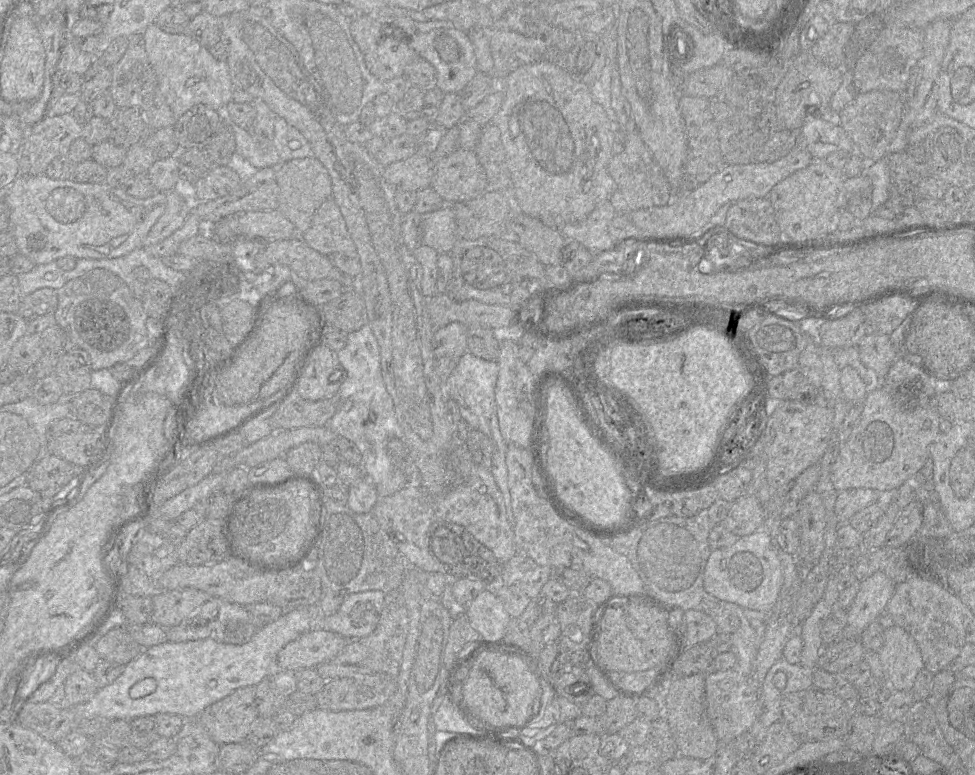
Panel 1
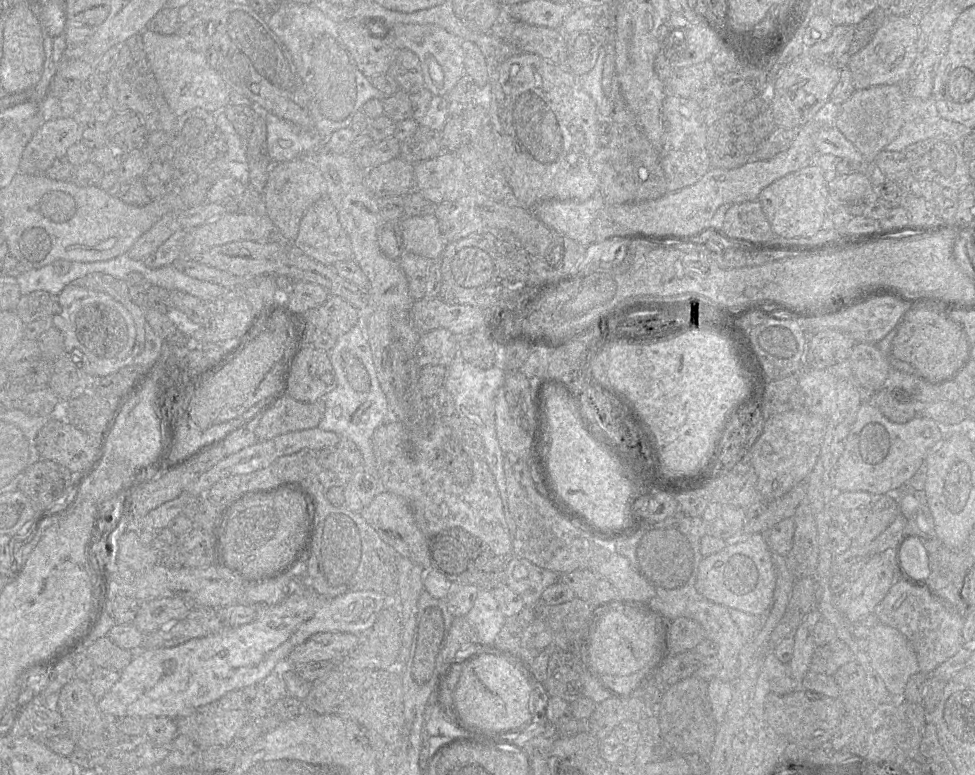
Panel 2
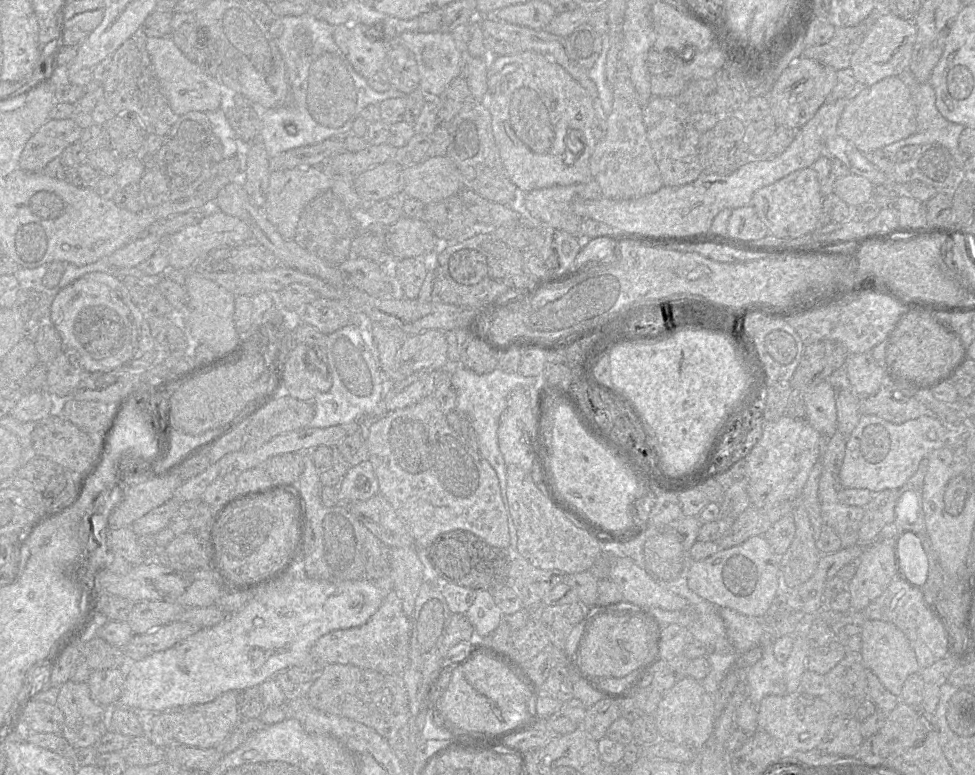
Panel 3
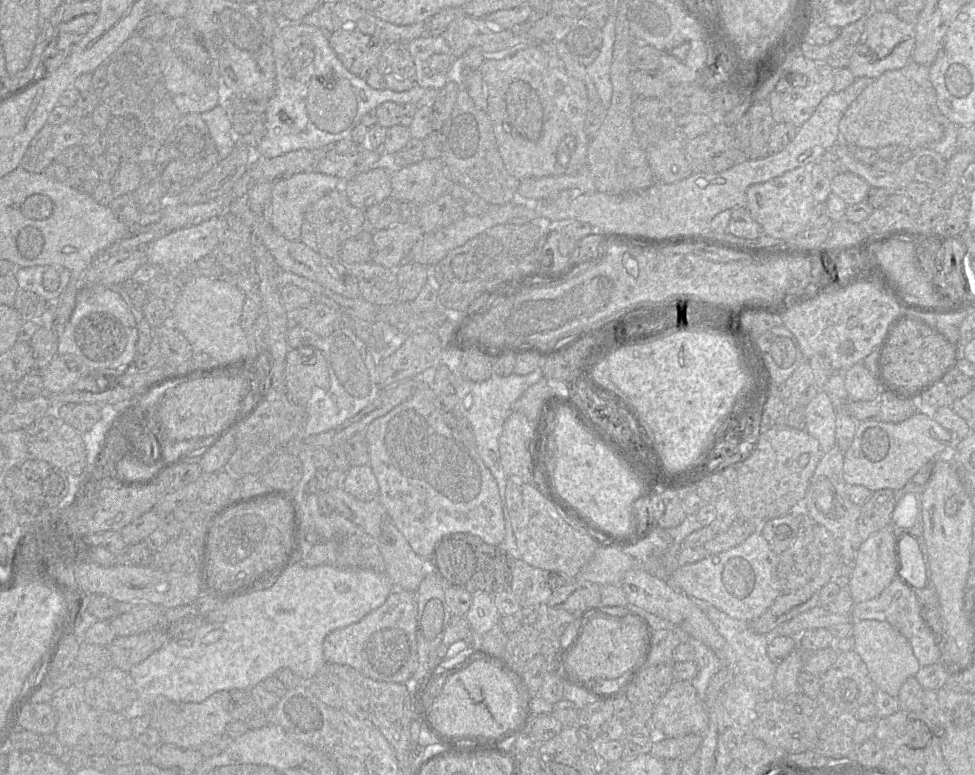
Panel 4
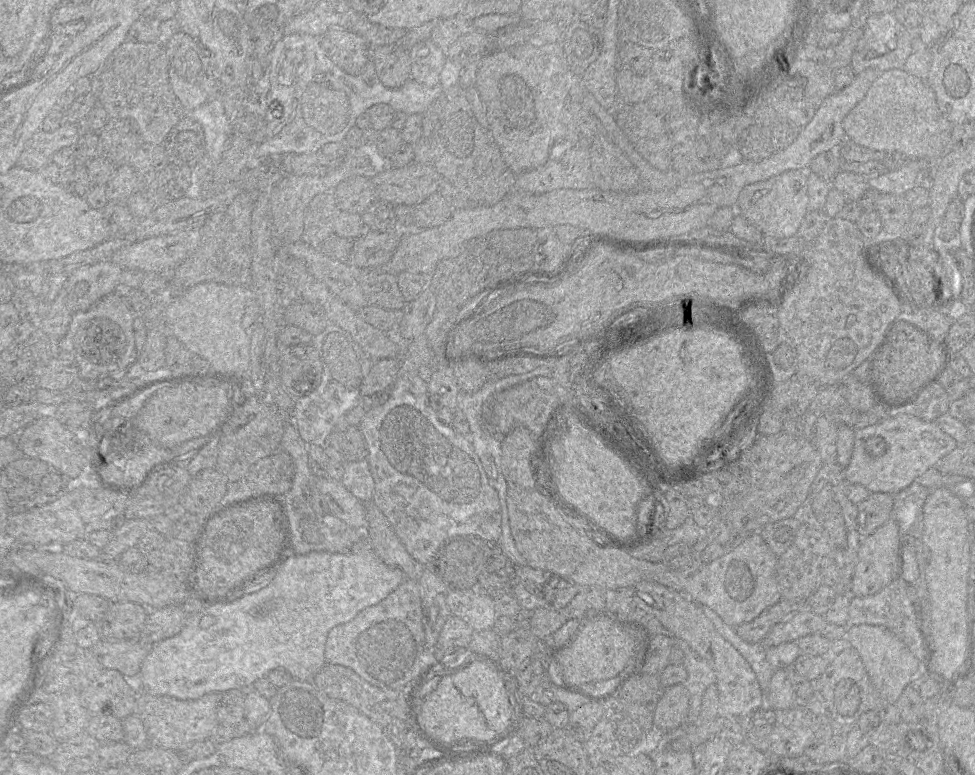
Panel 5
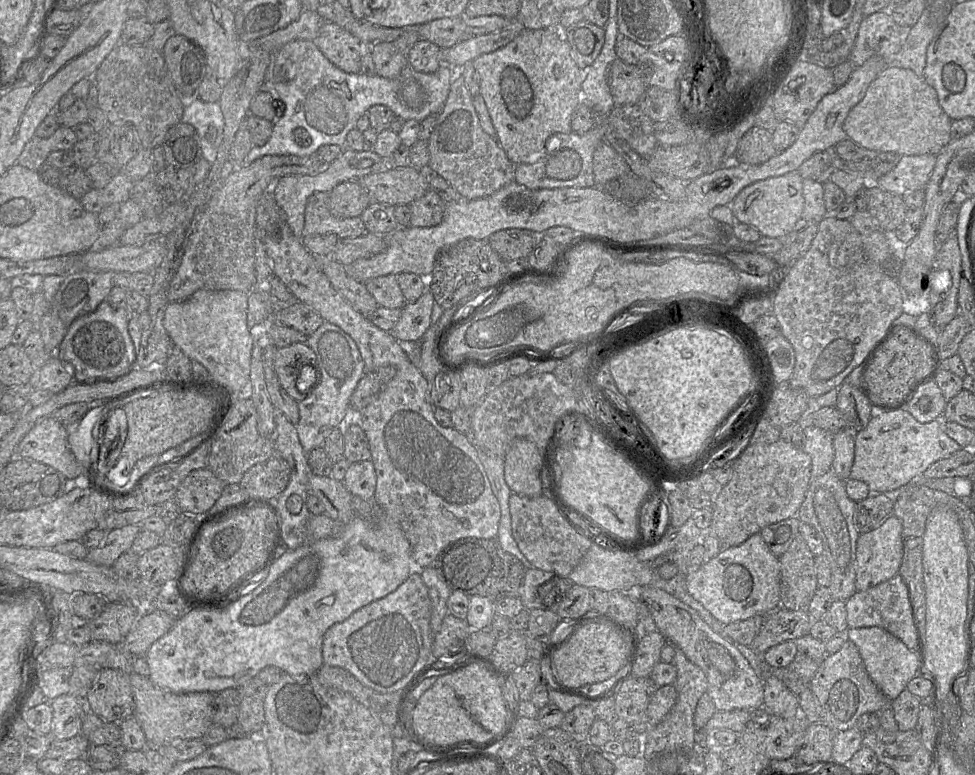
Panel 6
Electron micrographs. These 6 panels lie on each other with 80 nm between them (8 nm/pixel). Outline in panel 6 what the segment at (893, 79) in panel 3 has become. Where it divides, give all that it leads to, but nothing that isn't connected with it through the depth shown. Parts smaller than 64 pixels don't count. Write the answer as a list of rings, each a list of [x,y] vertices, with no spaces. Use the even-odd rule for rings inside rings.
[[[897,63],[889,64],[869,85],[864,98],[846,116],[843,130],[849,140],[860,147],[876,152],[902,155],[940,153],[951,140],[952,120],[941,108],[936,90],[923,77]]]

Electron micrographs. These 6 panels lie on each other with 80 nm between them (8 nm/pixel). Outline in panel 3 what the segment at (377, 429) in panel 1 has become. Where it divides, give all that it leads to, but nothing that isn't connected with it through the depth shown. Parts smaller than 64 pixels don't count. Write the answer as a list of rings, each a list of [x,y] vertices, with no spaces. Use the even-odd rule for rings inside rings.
[[[351,323],[326,336],[324,352],[328,358],[332,386],[329,391],[314,397],[315,415],[309,427],[326,428],[361,422],[366,430],[369,422],[377,421],[386,414],[383,398],[388,384],[378,360],[371,354],[359,328]]]

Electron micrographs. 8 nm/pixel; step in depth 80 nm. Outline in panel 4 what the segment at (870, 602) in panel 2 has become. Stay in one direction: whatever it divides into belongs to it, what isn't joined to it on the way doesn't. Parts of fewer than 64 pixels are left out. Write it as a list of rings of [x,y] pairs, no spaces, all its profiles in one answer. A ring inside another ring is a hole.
[[[889,525],[869,536],[858,550],[853,563],[852,576],[847,586],[855,604],[862,603],[879,596],[891,582],[898,577],[896,568],[895,547],[898,541],[897,530]]]

